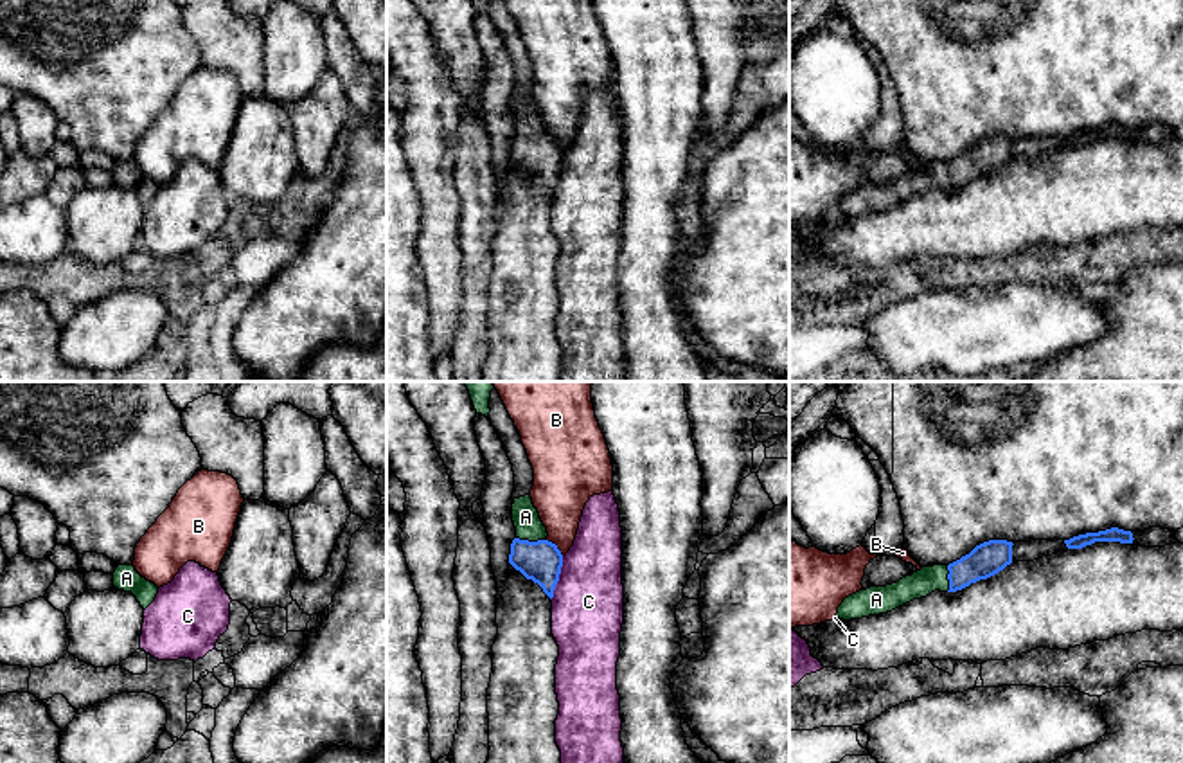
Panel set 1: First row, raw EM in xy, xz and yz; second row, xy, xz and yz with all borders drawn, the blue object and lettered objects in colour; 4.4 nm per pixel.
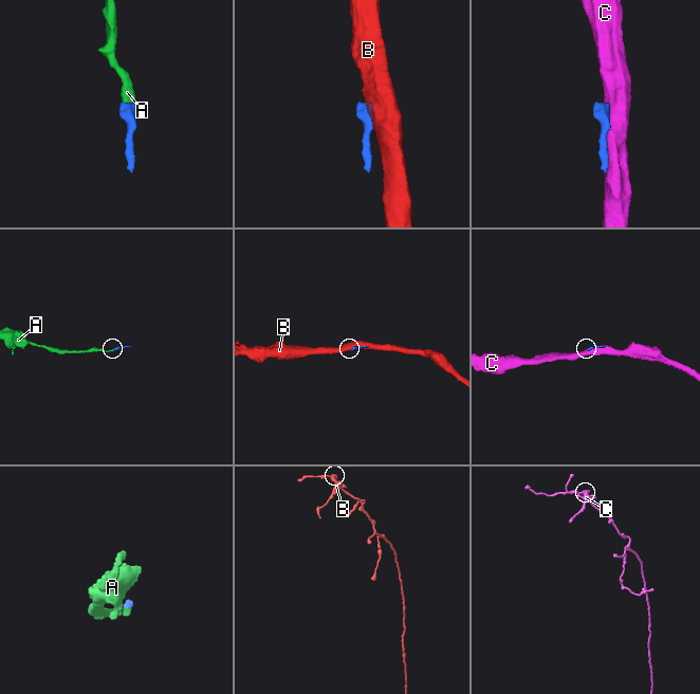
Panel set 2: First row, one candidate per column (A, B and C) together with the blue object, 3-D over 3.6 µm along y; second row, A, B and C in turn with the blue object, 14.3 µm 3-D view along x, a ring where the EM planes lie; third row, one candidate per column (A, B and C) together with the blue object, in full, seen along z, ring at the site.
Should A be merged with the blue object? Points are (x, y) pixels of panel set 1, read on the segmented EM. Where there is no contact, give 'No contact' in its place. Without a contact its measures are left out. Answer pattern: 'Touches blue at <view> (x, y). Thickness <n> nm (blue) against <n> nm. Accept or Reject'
Touches blue at xz (531, 542). Thickness 180 nm (blue) against 120 nm. Accept

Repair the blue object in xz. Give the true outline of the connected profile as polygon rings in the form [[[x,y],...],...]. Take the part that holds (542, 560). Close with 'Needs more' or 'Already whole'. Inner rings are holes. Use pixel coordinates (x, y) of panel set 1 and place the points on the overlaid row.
[[[530,493],[514,498],[512,522],[516,538],[511,543],[509,563],[527,579],[538,583],[552,599],[563,567],[563,554],[556,543],[547,540],[547,527],[532,504]]]. Needs more

